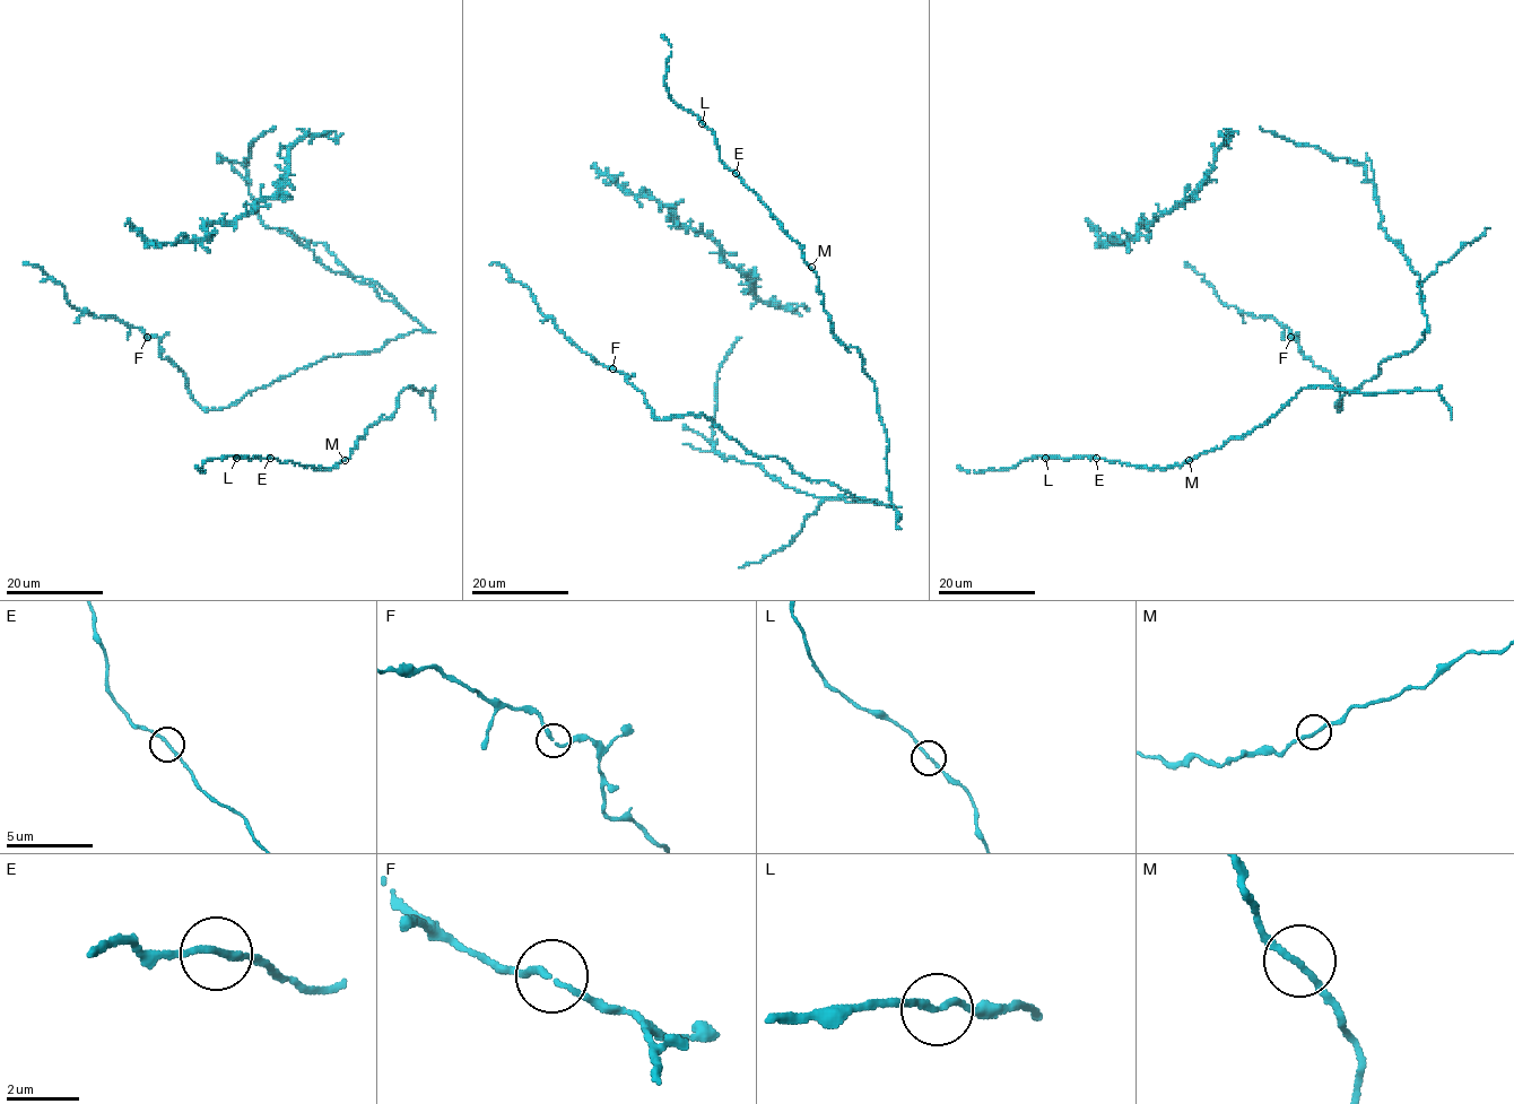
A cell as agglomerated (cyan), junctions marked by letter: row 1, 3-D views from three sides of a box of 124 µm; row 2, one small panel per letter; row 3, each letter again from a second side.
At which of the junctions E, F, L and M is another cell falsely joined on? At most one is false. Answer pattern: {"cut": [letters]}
{"cut": []}

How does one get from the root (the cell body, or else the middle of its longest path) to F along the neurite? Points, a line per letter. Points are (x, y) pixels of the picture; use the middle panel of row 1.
F: (872, 503), (856, 502), (781, 458), (749, 453), (703, 416), (653, 418), (644, 393), (612, 368)

